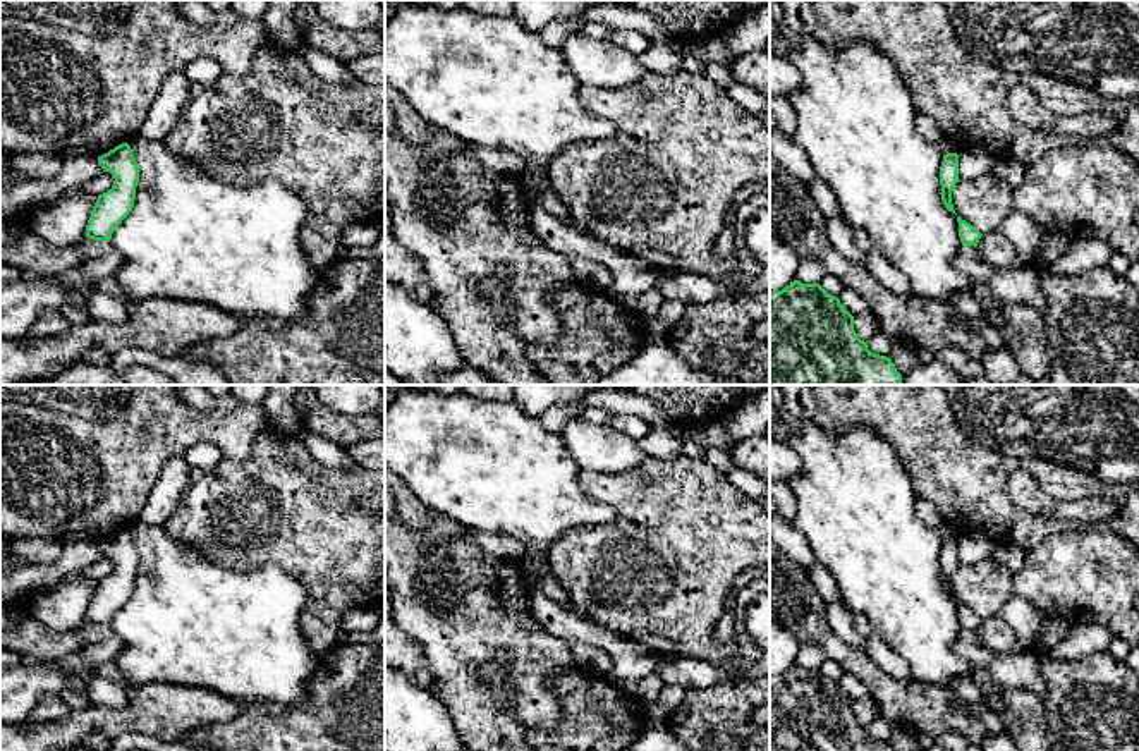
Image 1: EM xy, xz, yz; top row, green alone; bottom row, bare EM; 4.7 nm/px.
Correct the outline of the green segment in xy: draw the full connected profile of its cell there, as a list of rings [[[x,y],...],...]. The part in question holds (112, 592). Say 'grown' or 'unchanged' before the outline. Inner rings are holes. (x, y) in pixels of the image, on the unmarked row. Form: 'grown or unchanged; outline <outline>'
unchanged; outline [[[127,528],[98,541],[98,546],[103,557],[110,557],[115,565],[107,577],[98,581],[86,610],[86,622],[110,626],[113,615],[134,593],[139,553]]]

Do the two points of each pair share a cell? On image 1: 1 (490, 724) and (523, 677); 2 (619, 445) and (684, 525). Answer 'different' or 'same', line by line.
1: same
2: different

